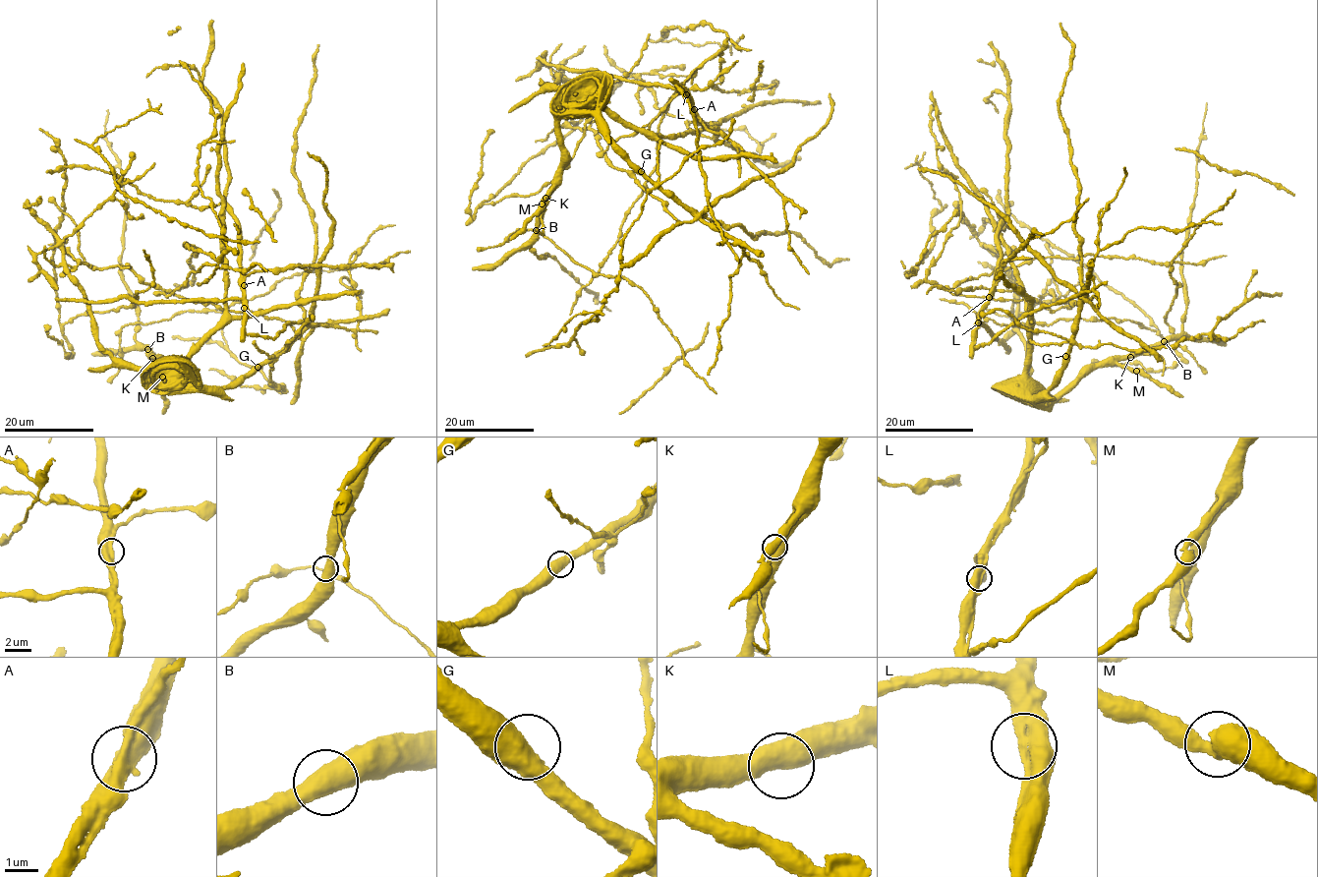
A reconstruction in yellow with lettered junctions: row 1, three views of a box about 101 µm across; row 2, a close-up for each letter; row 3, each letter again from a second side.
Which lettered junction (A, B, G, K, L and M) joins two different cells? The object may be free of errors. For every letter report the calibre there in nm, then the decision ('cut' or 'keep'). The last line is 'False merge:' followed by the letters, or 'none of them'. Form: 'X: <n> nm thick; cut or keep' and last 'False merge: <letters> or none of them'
A: 550 nm thick; keep
B: 550 nm thick; keep
G: 550 nm thick; keep
K: 550 nm thick; keep
L: 550 nm thick; keep
M: 550 nm thick; keep
False merge: none of them

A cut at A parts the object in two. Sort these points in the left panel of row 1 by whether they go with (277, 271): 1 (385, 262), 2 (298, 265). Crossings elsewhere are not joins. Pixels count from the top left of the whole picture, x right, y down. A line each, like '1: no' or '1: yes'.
1: yes
2: yes

